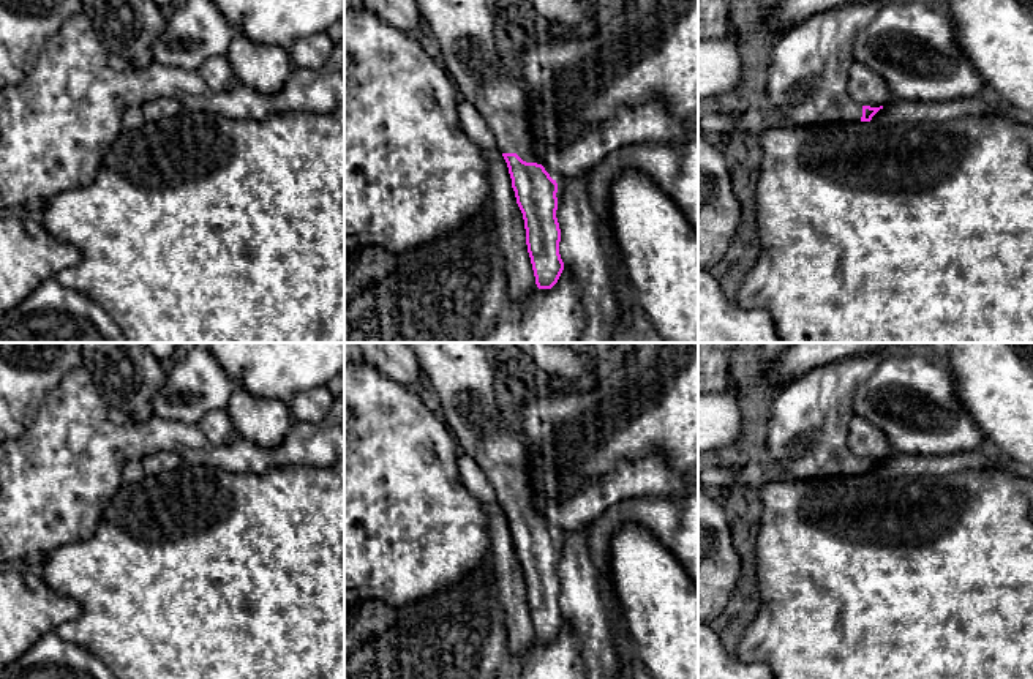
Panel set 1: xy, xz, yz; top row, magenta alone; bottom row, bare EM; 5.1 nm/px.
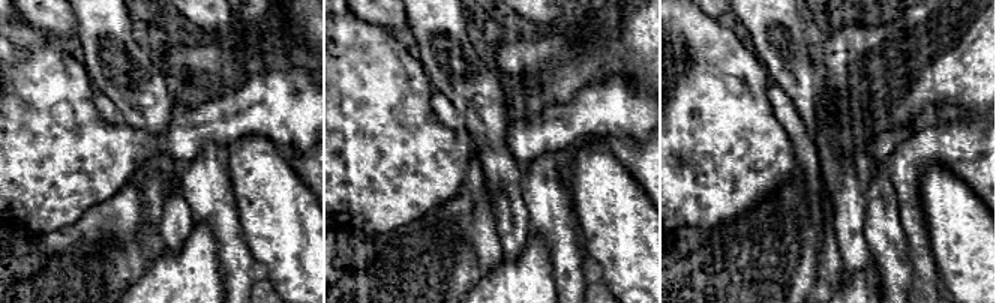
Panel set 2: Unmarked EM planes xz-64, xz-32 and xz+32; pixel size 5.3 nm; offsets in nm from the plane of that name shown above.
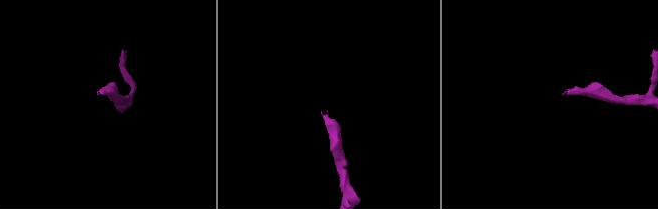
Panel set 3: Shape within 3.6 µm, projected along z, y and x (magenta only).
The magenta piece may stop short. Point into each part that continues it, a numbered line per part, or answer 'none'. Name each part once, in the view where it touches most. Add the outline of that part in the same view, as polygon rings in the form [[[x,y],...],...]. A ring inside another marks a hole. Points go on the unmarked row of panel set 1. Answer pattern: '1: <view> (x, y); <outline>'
1: xz (463, 375); [[[406,343],[417,355],[430,388],[439,396],[442,418],[450,428],[461,455],[471,456],[494,488],[501,507],[516,507],[534,516],[528,472],[528,450],[504,418],[499,396],[499,371],[485,343]]]

